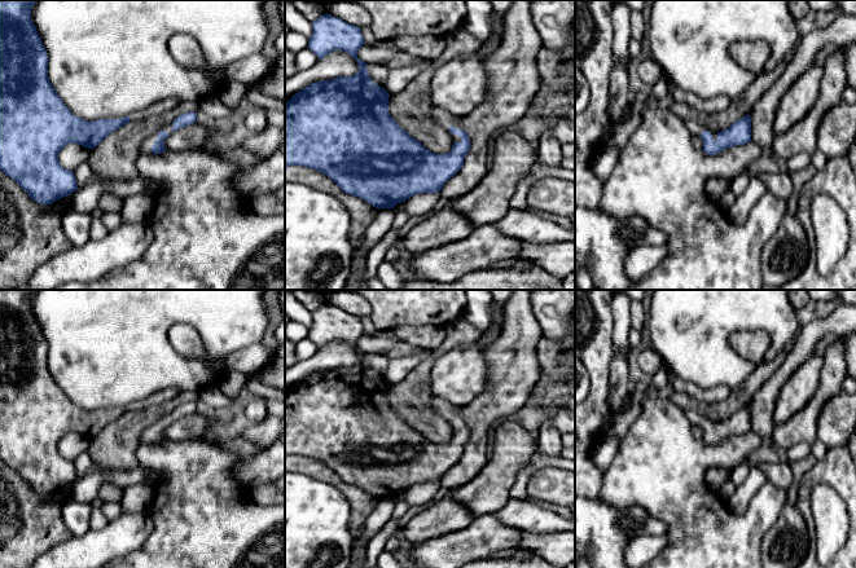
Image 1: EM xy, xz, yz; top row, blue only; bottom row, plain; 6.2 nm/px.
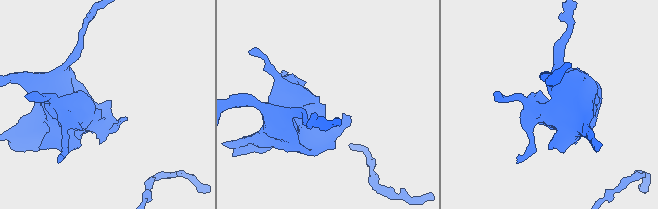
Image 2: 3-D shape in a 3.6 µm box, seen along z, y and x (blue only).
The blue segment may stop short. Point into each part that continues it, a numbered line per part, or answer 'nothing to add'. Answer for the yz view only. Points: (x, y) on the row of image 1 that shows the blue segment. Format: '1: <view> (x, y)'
1: yz (694, 128)

